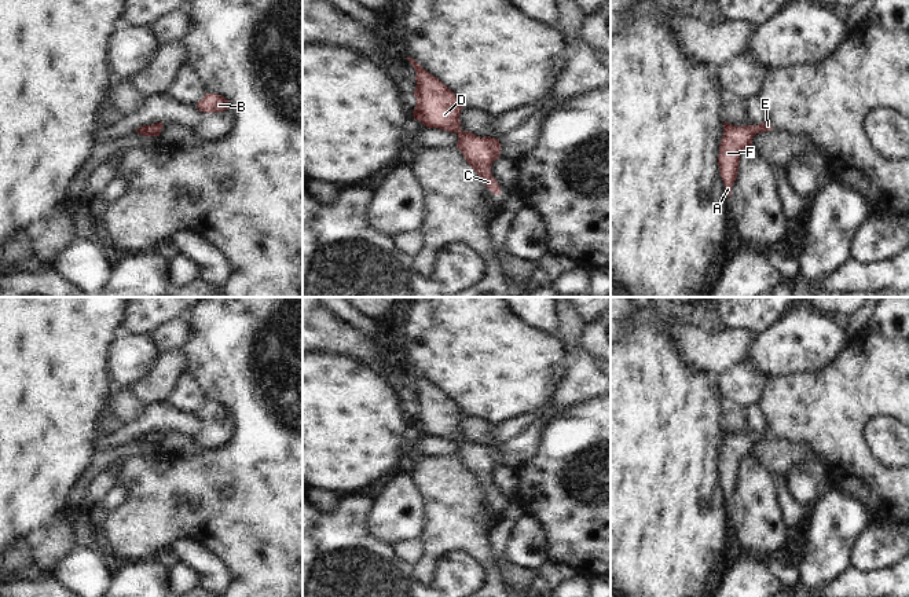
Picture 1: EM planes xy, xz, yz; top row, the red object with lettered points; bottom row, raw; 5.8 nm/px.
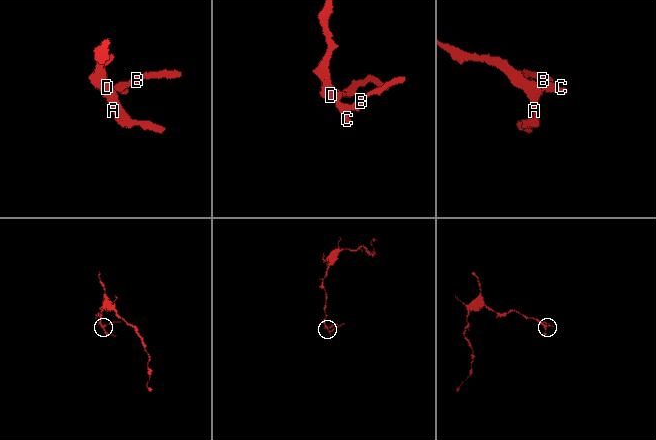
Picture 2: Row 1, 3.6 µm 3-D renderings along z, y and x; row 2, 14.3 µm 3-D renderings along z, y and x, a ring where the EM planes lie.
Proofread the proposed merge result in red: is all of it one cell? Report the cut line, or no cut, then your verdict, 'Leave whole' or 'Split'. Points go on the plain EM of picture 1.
No split. Leave whole.

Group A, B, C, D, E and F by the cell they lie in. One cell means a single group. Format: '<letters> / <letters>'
A B C D E F

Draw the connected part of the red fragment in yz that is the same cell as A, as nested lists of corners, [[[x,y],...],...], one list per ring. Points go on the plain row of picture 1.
[[[770,429],[758,433],[732,433],[723,431],[723,446],[719,453],[719,483],[725,491],[726,505],[732,502],[733,491],[737,487],[740,464],[745,457],[752,455],[752,447],[756,442],[771,439]]]

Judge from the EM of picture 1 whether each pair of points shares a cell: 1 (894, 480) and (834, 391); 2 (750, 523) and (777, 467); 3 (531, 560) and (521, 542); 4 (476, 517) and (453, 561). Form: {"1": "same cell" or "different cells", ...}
{"1": "same cell", "2": "different cells", "3": "same cell", "4": "different cells"}

